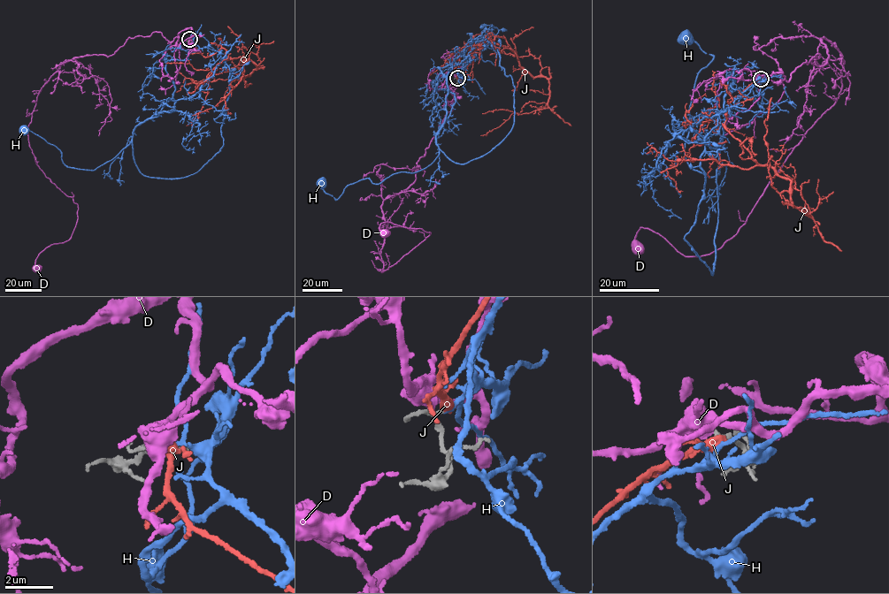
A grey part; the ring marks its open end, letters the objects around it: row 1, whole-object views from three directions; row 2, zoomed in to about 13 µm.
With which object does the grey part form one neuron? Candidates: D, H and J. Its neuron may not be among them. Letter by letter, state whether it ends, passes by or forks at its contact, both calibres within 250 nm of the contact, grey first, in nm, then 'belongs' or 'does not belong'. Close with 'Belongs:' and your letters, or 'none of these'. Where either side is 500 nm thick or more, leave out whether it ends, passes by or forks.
D: it passes by; calibres 140 and 440 nm; does not belong
H: it passes by; calibres 130 and 110 nm; belongs
J: it forks; calibres 130 and 280 nm; does not belong
Belongs: H

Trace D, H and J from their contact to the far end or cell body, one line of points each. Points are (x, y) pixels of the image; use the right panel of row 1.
D: (760, 78), (823, 65), (822, 37), (844, 63), (839, 98), (733, 238), (685, 256), (642, 227), (635, 249)
H: (762, 78), (743, 92), (729, 79), (719, 172), (699, 171), (683, 150), (693, 88), (713, 57), (685, 37)
J: (761, 78), (730, 102), (724, 125), (789, 180), (792, 204), (812, 218), (783, 163)

